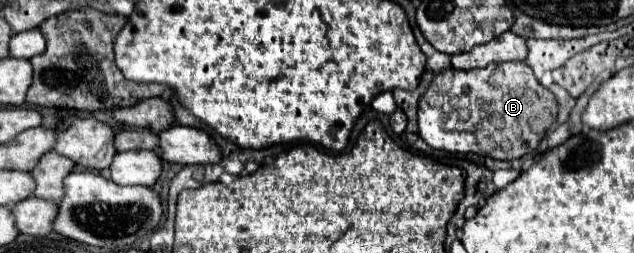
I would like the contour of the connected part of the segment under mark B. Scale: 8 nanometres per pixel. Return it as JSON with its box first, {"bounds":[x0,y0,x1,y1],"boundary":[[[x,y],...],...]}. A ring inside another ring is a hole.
{"bounds":[419,61,557,159],"boundary":[[[523,61],[511,63],[491,63],[483,69],[445,69],[435,75],[431,87],[419,101],[419,135],[433,149],[449,151],[449,153],[477,153],[493,159],[519,159],[525,153],[537,149],[547,129],[557,119],[557,99],[555,95],[543,87],[529,65]]]}

